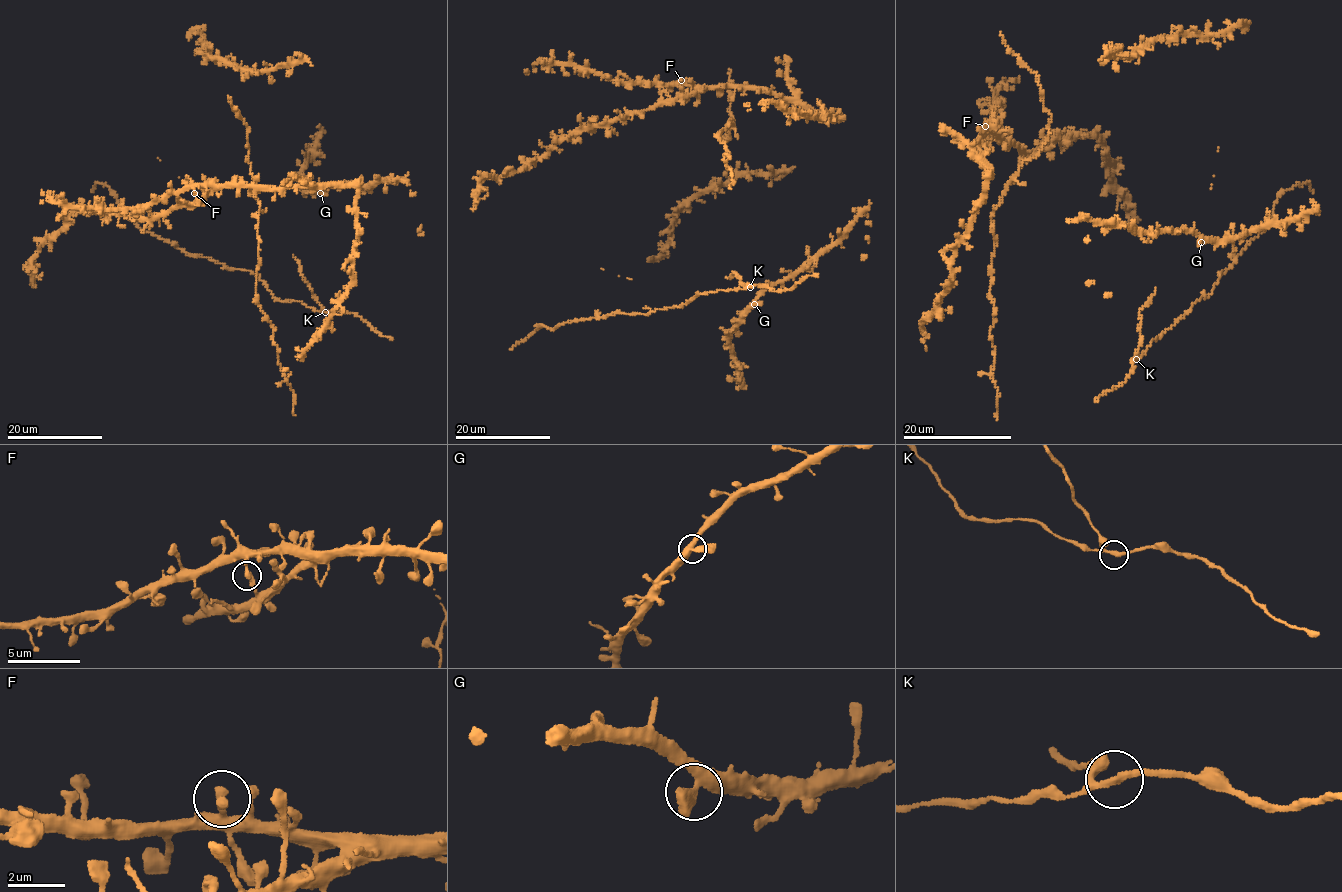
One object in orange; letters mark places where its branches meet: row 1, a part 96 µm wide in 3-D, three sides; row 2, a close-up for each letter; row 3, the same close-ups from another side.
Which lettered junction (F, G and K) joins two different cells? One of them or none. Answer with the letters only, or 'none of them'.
none of them

